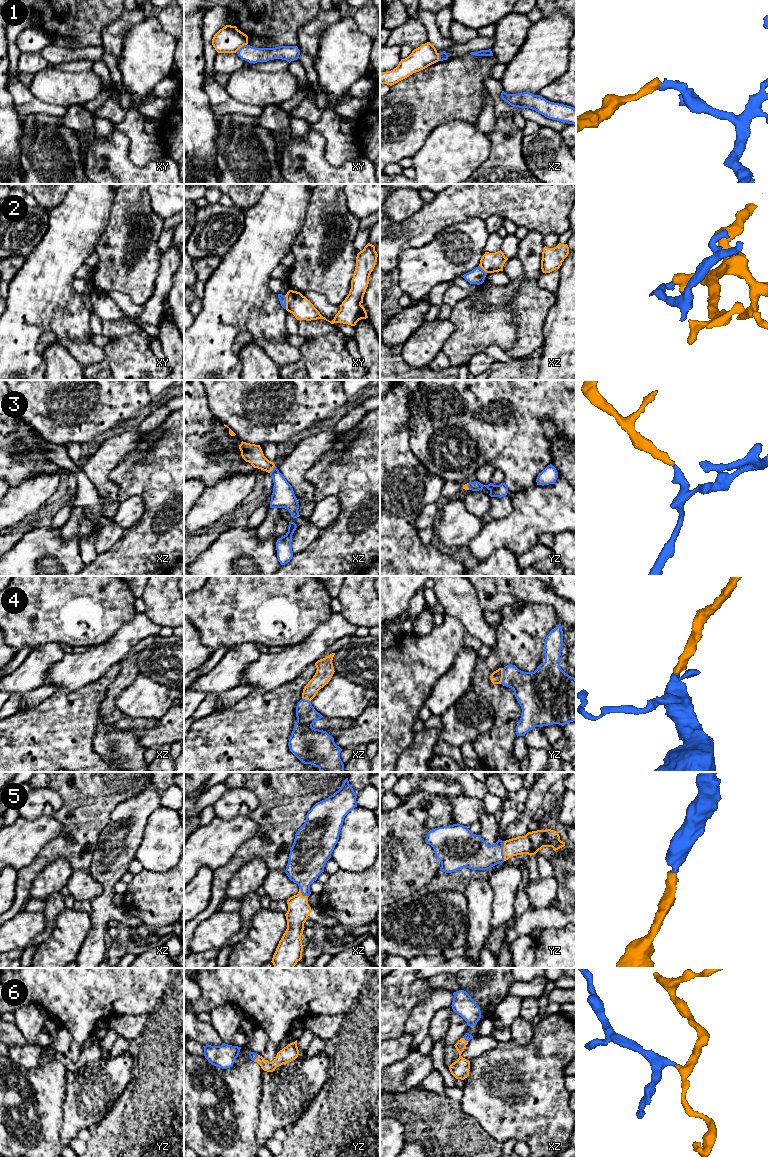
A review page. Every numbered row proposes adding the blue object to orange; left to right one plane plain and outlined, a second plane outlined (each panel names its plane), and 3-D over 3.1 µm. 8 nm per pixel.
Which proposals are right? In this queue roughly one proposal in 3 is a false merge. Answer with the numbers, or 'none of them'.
3, 4, 5, 6

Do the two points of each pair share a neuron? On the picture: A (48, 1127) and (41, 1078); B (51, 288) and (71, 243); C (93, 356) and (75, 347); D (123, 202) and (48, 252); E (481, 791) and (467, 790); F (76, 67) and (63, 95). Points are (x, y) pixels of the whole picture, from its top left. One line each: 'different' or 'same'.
A: same
B: same
C: same
D: different
E: same
F: different

